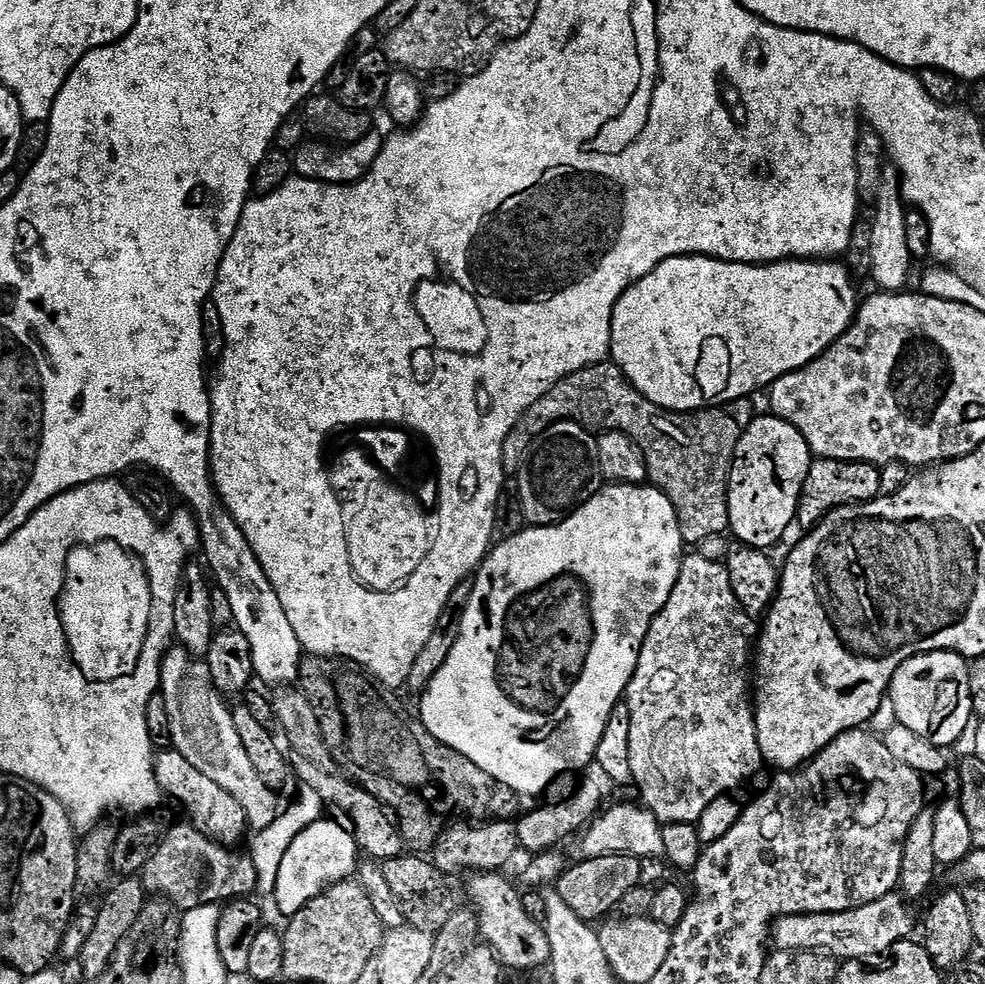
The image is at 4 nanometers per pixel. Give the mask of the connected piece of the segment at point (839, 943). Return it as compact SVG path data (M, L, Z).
M897 891L874 902L867 903L866 906L856 907L854 910L827 912L818 915L786 915L780 916L772 926L770 940L777 951L820 951L835 959L845 960L870 960L880 954L887 955L898 941L909 939L915 935L914 930L918 928L914 916L909 908L909 901Z

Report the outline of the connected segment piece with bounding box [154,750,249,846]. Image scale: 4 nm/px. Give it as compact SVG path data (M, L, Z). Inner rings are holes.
M160 750L154 756L154 774L158 778L158 786L165 797L173 796L182 807L188 811L187 819L206 838L210 838L215 844L225 846L236 846L243 838L244 832L249 831L248 819L238 806L238 798L234 794L226 794L218 782L213 782L211 778L206 778L202 770L198 770L182 754L175 750Z

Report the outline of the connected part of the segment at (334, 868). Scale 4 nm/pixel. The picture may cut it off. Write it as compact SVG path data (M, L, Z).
M321 818L313 825L307 826L290 844L290 848L282 857L282 864L278 869L277 886L274 895L276 908L290 918L306 906L318 894L322 894L330 886L341 884L349 879L358 867L358 847L356 838L339 819Z

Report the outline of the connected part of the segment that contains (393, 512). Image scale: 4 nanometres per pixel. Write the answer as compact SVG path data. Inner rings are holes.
M400 419L387 422L378 420L376 432L360 434L360 440L372 438L372 458L350 458L350 423L332 424L328 440L332 440L332 448L326 452L326 478L332 488L336 488L336 512L342 518L342 530L346 538L346 550L350 554L349 575L360 591L370 594L394 594L402 591L402 586L413 579L422 567L426 554L434 546L438 538L438 525L442 522L442 514L433 510L434 504L424 500L428 496L428 484L424 479L428 476L428 467L434 464L431 448L414 446L414 442L422 439L421 434L398 432L394 428Z

